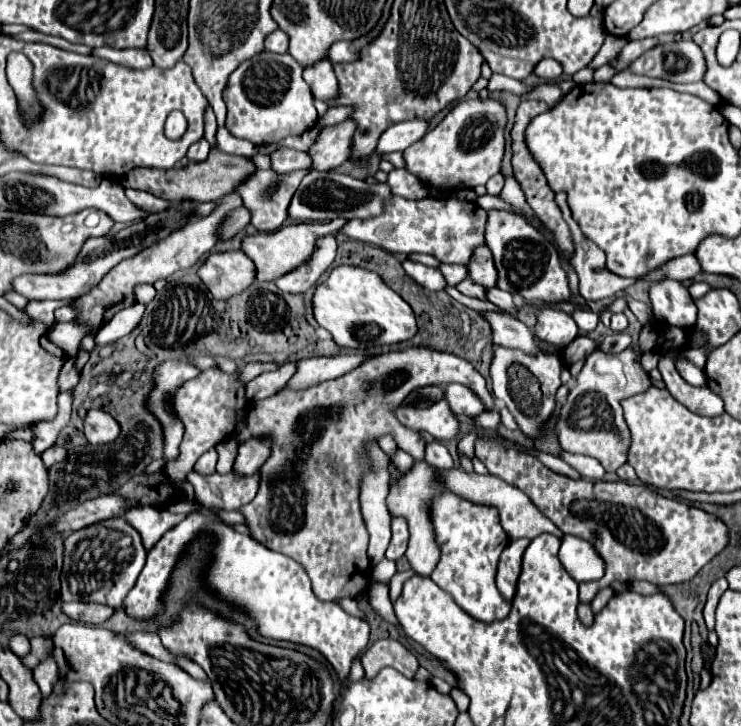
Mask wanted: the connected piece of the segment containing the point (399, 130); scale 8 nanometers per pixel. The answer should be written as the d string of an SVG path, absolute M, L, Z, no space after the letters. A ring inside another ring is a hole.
M413 119L413 121L403 121L397 125L391 125L379 139L377 153L393 153L393 151L405 151L411 147L415 141L419 141L427 133L429 123L423 119Z

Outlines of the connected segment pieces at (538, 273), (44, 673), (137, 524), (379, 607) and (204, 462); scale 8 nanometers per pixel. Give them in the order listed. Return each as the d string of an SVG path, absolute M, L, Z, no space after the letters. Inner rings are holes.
M489 211L485 245L493 253L499 289L509 291L509 293L519 293L525 301L559 303L559 301L571 299L569 279L559 263L557 251L523 217L513 215L513 213L505 213L505 211Z
M49 649L47 659L41 661L41 663L39 663L37 667L33 667L31 671L33 671L33 679L35 679L35 683L39 685L43 697L51 695L51 691L53 691L57 679L59 679L59 675L57 675L57 663L55 663L55 659L53 659L53 655L51 655L51 649Z
M143 507L143 509L135 509L133 515L125 515L125 519L141 533L143 545L149 551L153 547L153 543L171 527L175 527L177 523L181 523L185 519L185 515L175 515L169 511L155 511L151 507Z
M376 582L370 590L370 597L370 604L375 611L389 623L398 626L399 622L389 597L388 585Z
M211 449L199 457L199 461L195 463L195 471L203 473L203 475L211 475L211 473L215 473L215 463L217 463L217 451Z

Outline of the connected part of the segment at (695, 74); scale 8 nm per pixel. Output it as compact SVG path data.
M663 41L635 59L629 71L647 77L661 77L673 83L695 83L701 81L705 63L693 41Z

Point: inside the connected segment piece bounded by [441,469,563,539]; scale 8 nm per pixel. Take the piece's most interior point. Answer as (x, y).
(519, 517)

